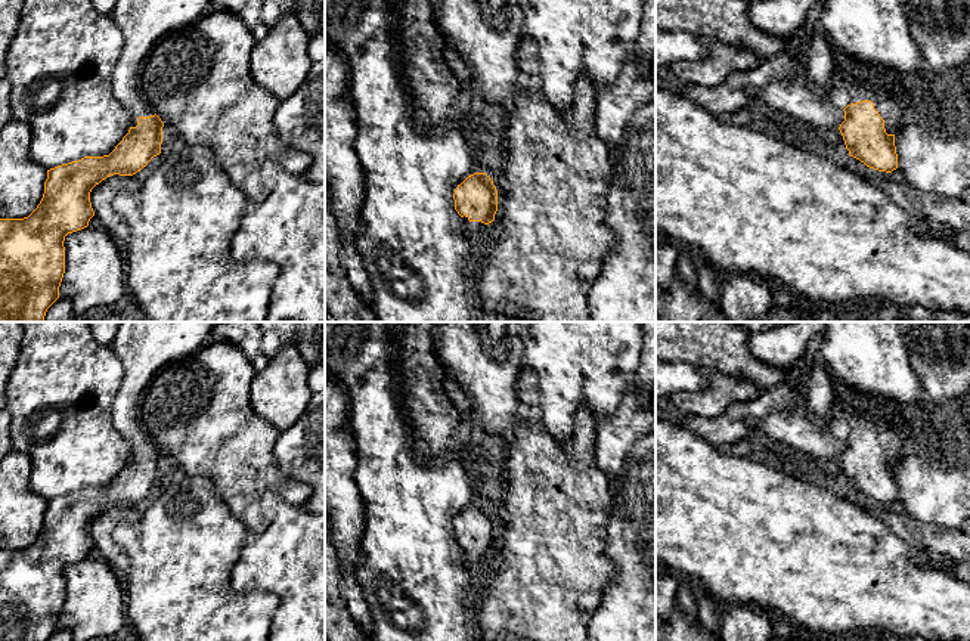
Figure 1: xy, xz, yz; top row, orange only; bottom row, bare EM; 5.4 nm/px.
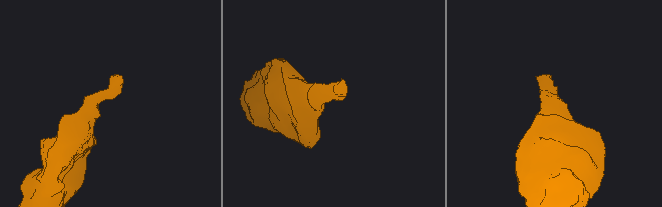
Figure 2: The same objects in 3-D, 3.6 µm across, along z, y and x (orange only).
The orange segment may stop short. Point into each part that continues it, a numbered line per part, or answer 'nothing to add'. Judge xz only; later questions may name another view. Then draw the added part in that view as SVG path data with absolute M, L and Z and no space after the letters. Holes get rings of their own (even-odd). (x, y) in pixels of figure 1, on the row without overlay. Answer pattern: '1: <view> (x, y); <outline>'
1: xz (468, 559); M462 548L462 563L468 567L471 564L474 564L475 561L478 561L481 557L484 557L484 554L481 552L469 552L468 548Z

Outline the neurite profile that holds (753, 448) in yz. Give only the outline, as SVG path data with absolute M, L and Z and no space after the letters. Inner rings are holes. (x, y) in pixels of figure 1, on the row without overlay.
M756 436L749 437L740 443L734 443L726 448L732 455L743 453L753 461L760 461L774 467L781 473L793 474L799 479L818 480L819 476L812 471L812 468L803 464L794 464L785 453L780 449L766 445L763 440Z

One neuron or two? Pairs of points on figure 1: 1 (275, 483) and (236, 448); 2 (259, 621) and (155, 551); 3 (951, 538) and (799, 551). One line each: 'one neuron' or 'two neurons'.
1: one neuron
2: one neuron
3: two neurons

